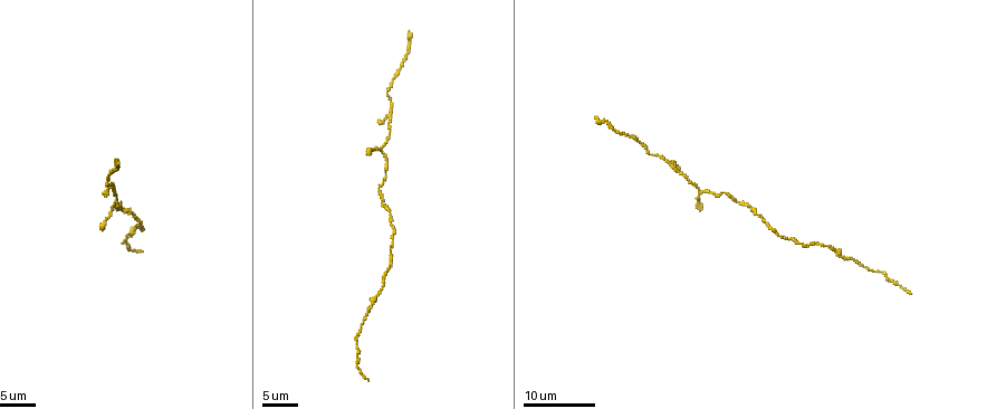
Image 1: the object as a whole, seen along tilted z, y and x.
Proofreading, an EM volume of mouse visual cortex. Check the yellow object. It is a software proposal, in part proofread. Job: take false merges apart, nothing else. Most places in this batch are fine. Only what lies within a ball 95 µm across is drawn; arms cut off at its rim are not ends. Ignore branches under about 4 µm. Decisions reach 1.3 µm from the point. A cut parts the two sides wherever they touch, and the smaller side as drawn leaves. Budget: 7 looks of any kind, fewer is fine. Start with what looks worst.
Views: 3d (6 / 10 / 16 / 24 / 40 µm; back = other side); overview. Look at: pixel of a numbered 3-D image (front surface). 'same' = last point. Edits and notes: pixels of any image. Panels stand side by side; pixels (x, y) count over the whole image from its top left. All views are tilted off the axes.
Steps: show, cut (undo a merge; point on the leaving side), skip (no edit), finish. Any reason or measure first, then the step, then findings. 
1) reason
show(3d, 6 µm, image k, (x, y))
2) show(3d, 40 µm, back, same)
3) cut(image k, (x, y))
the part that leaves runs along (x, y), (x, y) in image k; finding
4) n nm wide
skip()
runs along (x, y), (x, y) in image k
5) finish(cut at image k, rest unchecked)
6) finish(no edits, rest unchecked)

thick turns thin
show(3d, 16 µm, image 1, (380, 185))

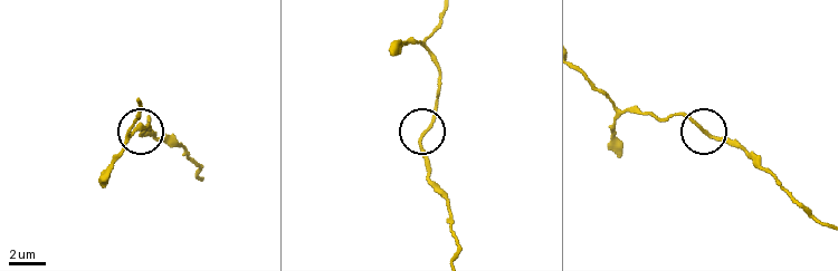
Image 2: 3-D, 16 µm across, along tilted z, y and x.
closer look
show(3d, 6 µm, image 2, (710, 133))

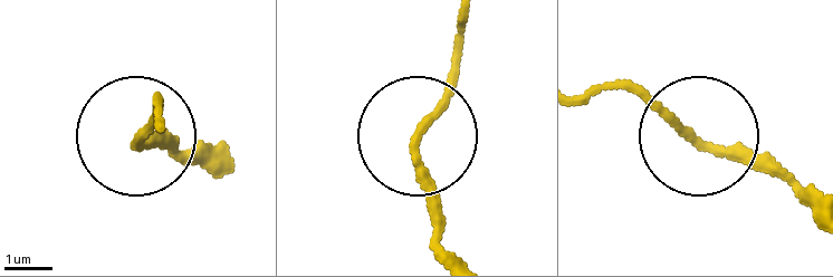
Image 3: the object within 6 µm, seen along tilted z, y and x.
skip()
runs along (440, 246), (413, 146), (459, 41) in image 3; all the same neuron

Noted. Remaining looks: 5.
a narrow waist
show(3d, 16 µm, image 1, (386, 96))

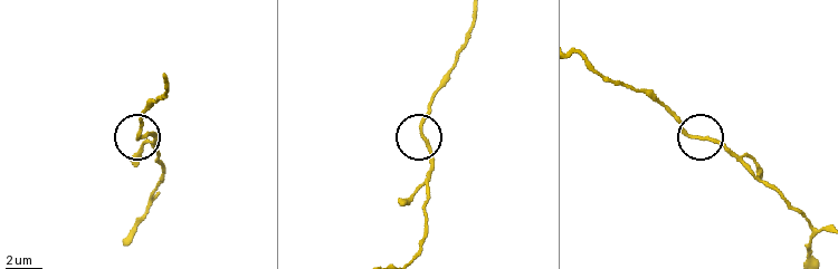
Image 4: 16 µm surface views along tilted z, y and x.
show(3d, 10 µm, image 4, (694, 135))

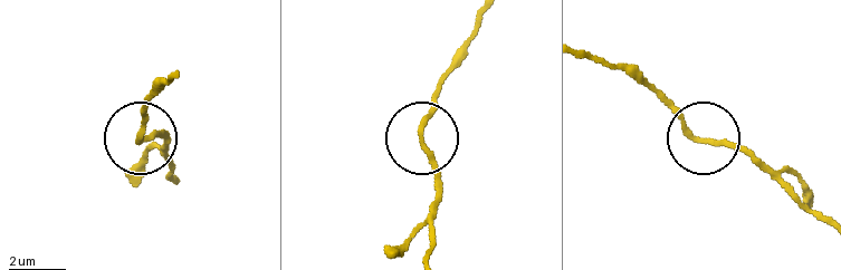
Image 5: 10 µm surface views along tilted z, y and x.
skip()
continuous, no second neuron

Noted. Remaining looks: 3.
thick turns thin
show(3d, 16 µm, image 1, (368, 310))

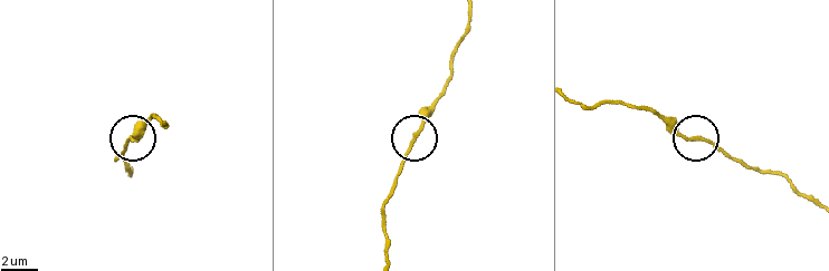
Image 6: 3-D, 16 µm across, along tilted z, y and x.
zoom in
show(3d, 10 µm, image 6, (692, 136))

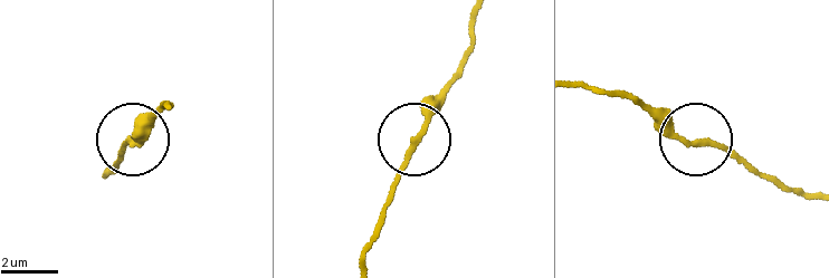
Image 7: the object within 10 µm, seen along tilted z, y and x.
skip()
runs along (580, 87), (625, 95), (670, 130), (724, 149), (752, 169) in image 7; all the same neuron

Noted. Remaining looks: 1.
finish(no edits, rest unchecked)

